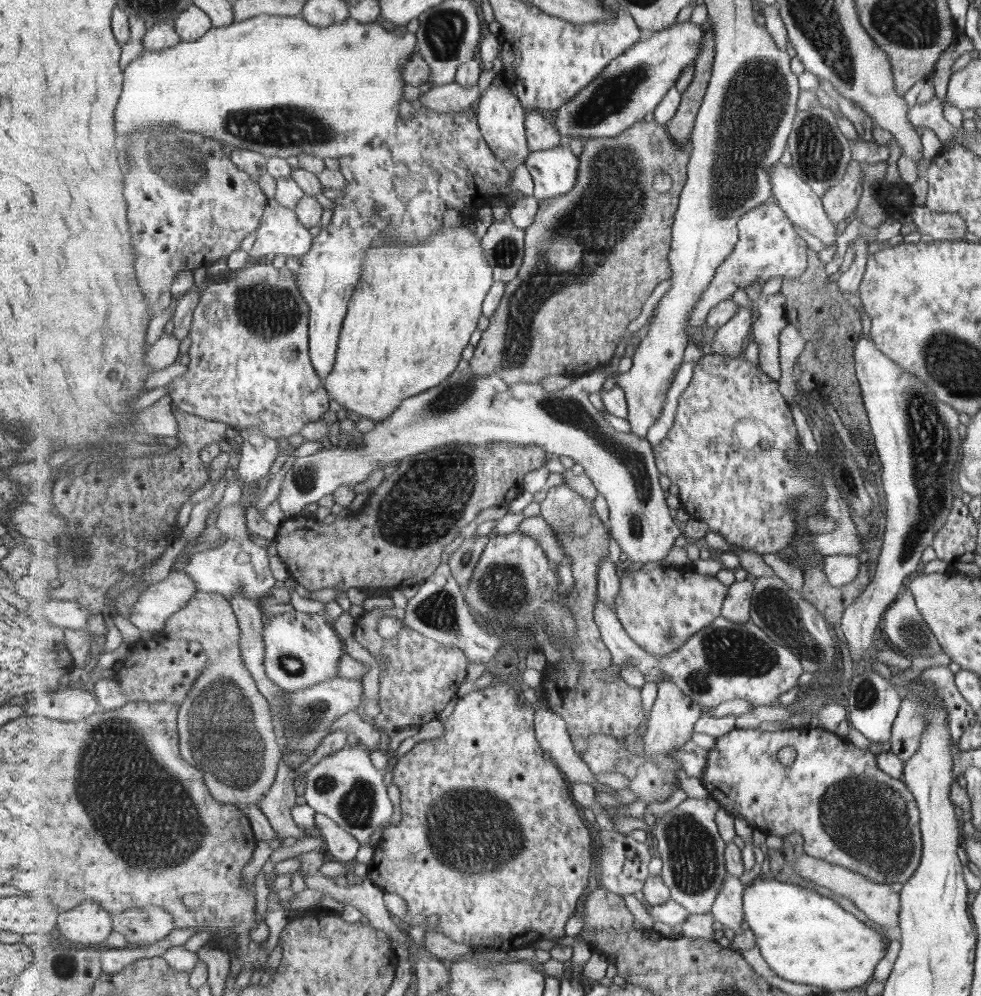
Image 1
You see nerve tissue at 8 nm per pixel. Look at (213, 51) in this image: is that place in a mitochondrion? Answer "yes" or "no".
no

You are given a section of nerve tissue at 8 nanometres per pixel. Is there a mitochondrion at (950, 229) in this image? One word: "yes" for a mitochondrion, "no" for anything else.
yes

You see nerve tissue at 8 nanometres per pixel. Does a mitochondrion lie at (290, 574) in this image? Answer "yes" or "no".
no

